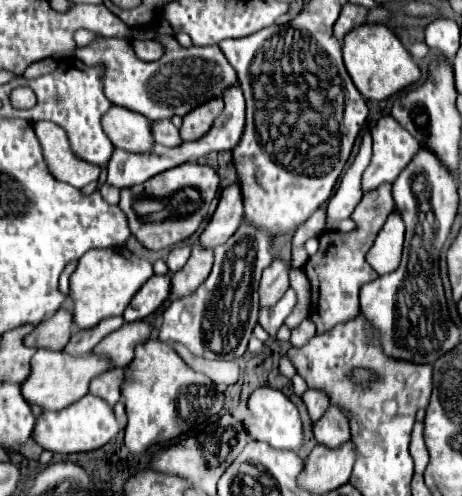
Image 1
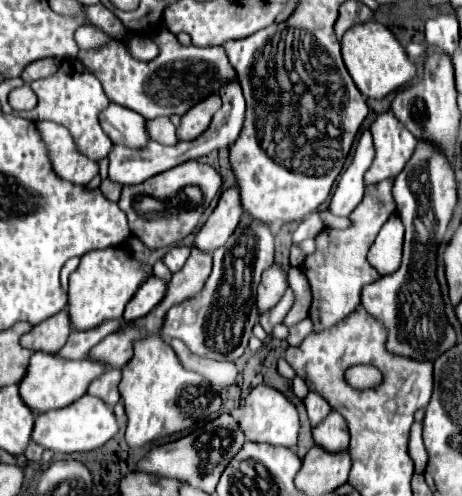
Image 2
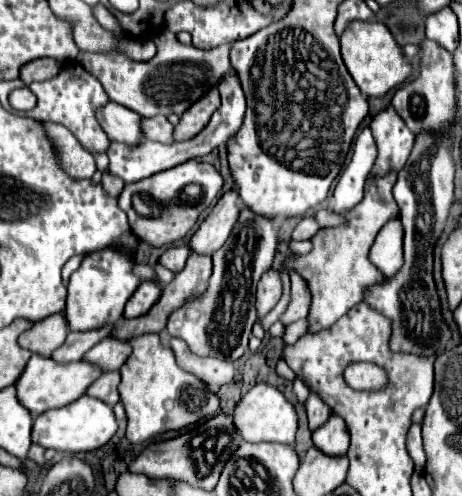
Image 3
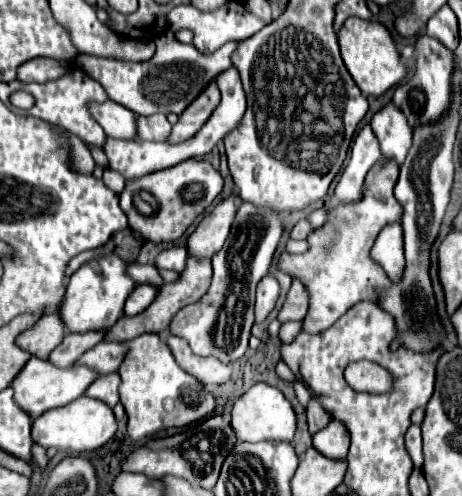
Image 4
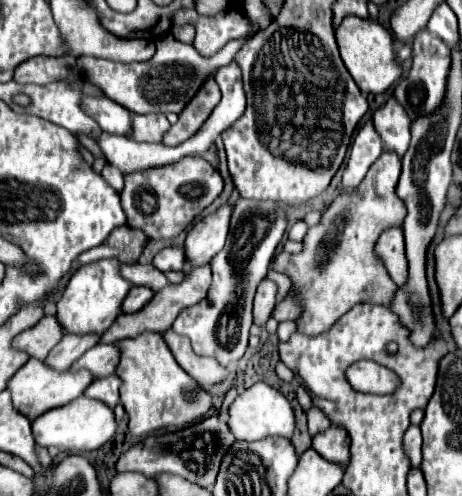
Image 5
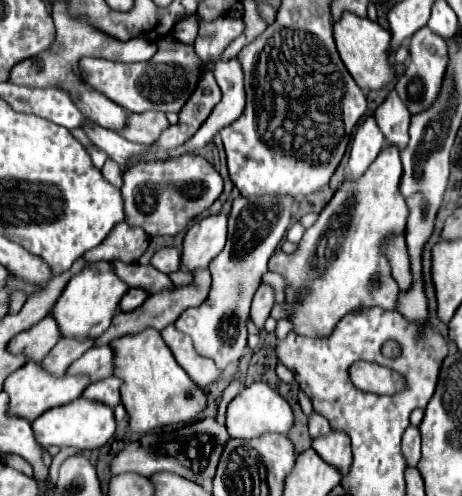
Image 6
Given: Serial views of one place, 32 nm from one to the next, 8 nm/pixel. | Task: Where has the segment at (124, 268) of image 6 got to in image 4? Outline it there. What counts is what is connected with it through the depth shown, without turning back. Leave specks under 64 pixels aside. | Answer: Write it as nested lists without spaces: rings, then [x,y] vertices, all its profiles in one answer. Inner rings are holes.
[[[134,262],[134,264],[128,264],[126,266],[126,274],[136,282],[136,284],[150,284],[150,286],[154,286],[154,288],[160,288],[162,284],[164,284],[164,280],[162,280],[162,276],[160,276],[160,272],[158,272],[158,268],[156,266],[144,266],[144,264],[138,264],[138,262]]]

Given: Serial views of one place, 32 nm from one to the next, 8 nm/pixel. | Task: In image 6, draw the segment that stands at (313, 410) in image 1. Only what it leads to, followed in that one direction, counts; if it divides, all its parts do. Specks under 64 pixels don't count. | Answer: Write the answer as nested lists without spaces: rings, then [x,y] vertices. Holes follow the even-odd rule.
[[[312,414],[312,418],[308,420],[308,426],[310,426],[310,438],[318,438],[318,436],[326,436],[330,432],[330,424],[328,420],[324,420],[324,416],[320,414]]]

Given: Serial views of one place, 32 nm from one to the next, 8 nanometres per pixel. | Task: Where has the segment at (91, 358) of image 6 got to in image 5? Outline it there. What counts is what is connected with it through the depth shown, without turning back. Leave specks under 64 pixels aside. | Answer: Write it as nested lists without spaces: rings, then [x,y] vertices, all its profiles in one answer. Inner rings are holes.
[[[96,344],[88,352],[84,352],[70,366],[70,370],[78,372],[78,370],[86,368],[88,372],[92,372],[94,378],[106,378],[106,376],[114,374],[118,358],[120,358],[120,350],[114,344]]]

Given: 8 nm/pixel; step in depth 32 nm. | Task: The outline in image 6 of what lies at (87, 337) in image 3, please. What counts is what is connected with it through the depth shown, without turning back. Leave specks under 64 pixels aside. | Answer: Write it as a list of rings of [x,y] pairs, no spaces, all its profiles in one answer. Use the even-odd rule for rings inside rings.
[[[60,340],[50,354],[40,362],[40,366],[50,372],[52,376],[62,376],[66,372],[66,368],[80,356],[84,354],[88,348],[92,348],[94,340]]]

